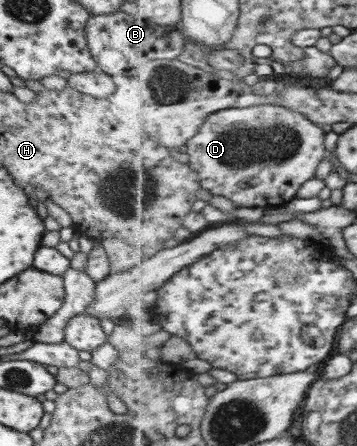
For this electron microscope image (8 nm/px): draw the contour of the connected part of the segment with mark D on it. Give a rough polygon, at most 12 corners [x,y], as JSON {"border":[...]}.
{"border":[[269,104],[211,114],[191,138],[201,189],[281,208],[325,132]]}

